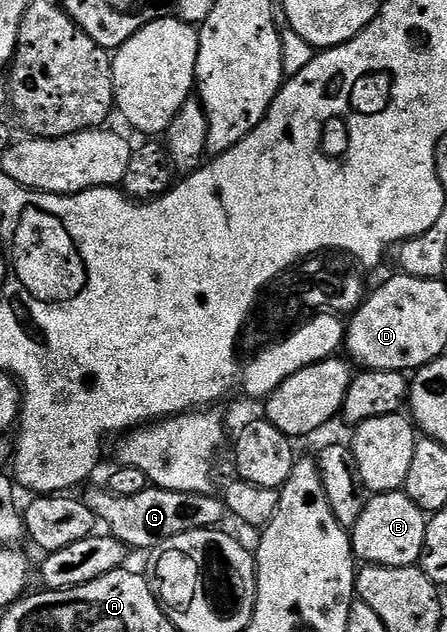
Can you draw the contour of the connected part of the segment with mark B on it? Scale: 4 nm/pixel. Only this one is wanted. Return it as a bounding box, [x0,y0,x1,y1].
[349,490,428,568]

